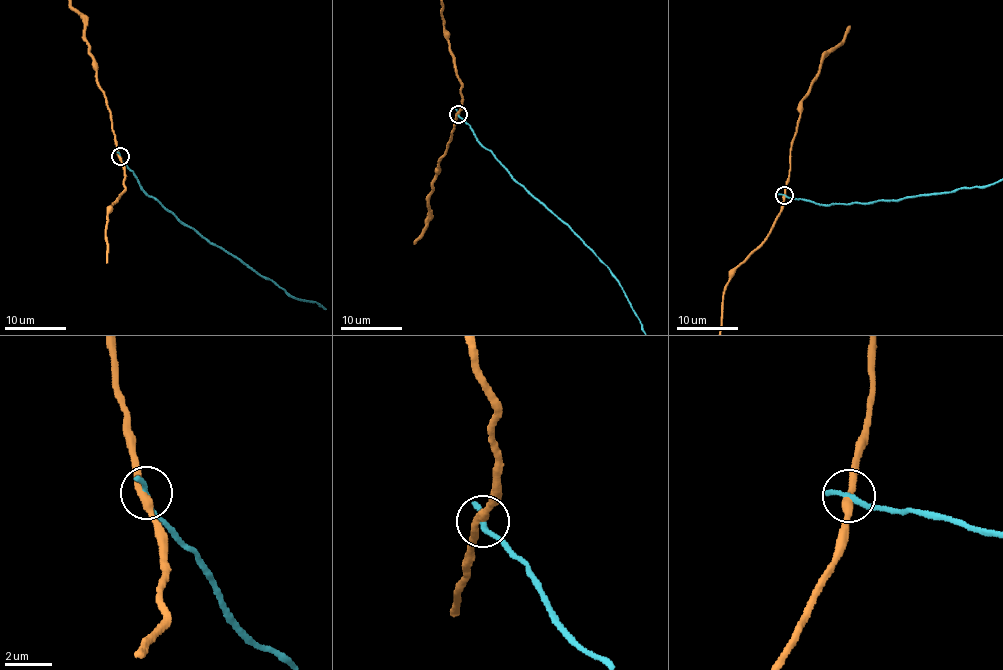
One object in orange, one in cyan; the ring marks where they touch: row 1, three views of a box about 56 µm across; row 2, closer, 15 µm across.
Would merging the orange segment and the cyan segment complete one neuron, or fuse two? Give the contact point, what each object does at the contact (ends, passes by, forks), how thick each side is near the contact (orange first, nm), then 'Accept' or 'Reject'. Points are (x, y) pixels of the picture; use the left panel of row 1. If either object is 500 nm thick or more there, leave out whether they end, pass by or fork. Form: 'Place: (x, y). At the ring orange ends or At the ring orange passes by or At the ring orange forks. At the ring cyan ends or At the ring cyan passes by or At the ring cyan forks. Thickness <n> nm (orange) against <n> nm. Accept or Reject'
Place: (120, 156). At the ring orange passes by. At the ring cyan ends. Thickness 320 nm (orange) against 320 nm. Reject

